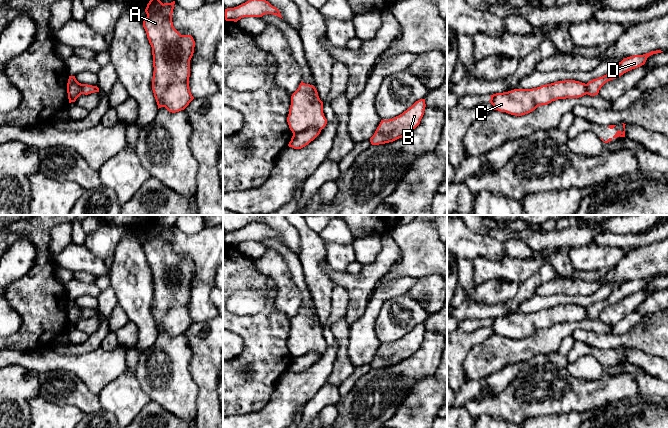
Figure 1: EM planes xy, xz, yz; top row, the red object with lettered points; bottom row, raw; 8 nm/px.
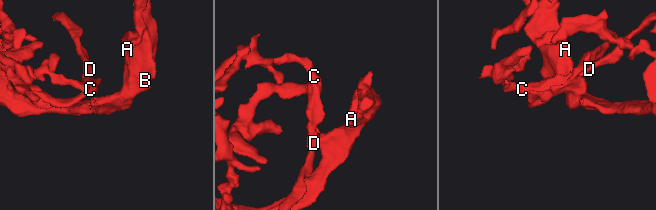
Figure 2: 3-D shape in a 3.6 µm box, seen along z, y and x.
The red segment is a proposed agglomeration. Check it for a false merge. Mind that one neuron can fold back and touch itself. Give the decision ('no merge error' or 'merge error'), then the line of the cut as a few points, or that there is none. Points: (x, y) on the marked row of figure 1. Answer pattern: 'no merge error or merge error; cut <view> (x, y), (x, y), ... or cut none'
merge error; cut xz (320, 129), (309, 127), (293, 134)

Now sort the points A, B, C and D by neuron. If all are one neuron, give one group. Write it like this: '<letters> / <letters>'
A B D / C

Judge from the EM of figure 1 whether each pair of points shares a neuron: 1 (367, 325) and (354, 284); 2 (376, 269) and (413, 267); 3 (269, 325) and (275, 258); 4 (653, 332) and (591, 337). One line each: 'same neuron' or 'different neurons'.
1: different neurons
2: different neurons
3: different neurons
4: same neuron

